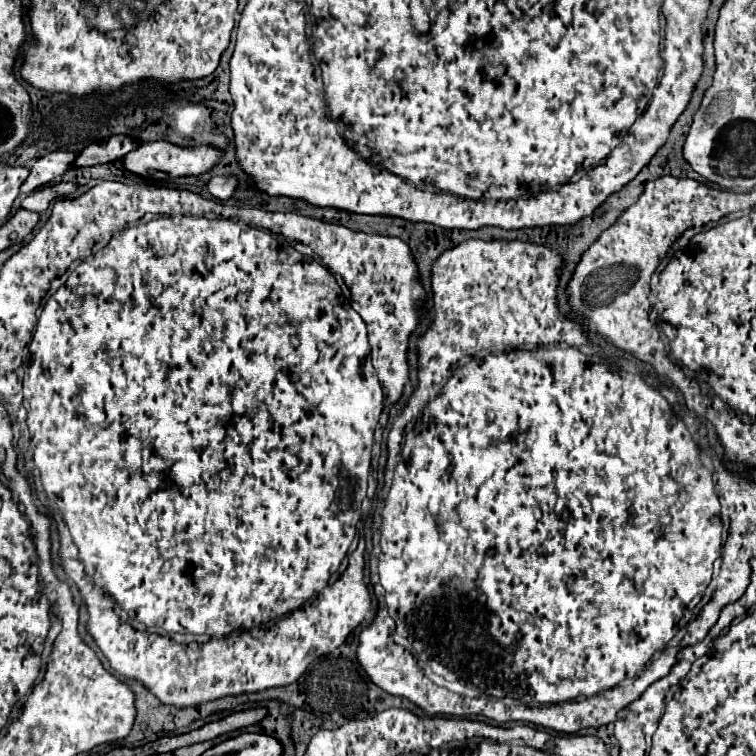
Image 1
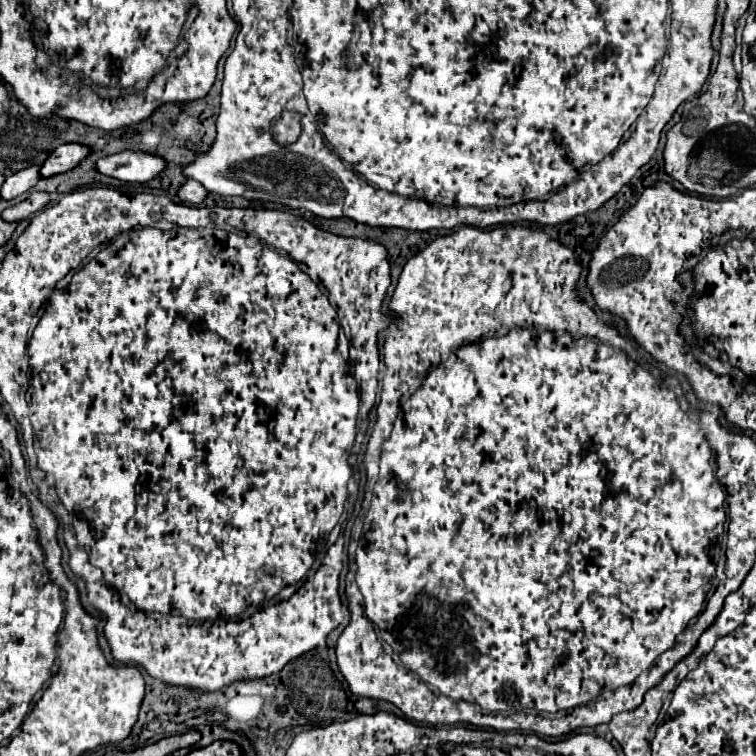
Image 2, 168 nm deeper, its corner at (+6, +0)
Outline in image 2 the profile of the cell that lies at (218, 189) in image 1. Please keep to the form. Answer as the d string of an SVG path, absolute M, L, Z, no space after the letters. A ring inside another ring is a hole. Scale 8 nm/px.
M188 179L188 181L184 183L184 187L178 189L178 197L180 197L182 201L190 203L190 205L200 205L200 203L208 197L208 191L206 191L204 187L200 187L198 181Z

